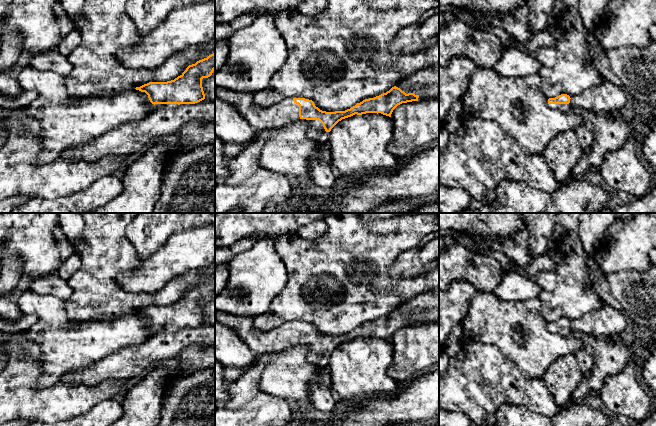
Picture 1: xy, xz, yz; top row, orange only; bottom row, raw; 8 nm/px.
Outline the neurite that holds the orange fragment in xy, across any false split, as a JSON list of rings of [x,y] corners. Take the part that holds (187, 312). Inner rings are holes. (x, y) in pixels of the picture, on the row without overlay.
[[[215,277],[189,289],[174,304],[149,306],[135,313],[145,316],[155,332],[176,332],[180,328],[195,328],[205,323],[202,303],[210,301],[214,294]]]

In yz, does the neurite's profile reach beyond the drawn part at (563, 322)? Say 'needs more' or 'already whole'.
needs more

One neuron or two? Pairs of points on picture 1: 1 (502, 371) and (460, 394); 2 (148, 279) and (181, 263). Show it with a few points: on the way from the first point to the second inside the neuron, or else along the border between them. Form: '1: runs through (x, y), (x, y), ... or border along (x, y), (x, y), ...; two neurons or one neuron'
1: runs through (492, 377), (483, 377), (470, 384); one neuron
2: runs through (156, 277), (170, 263), (173, 263); one neuron

